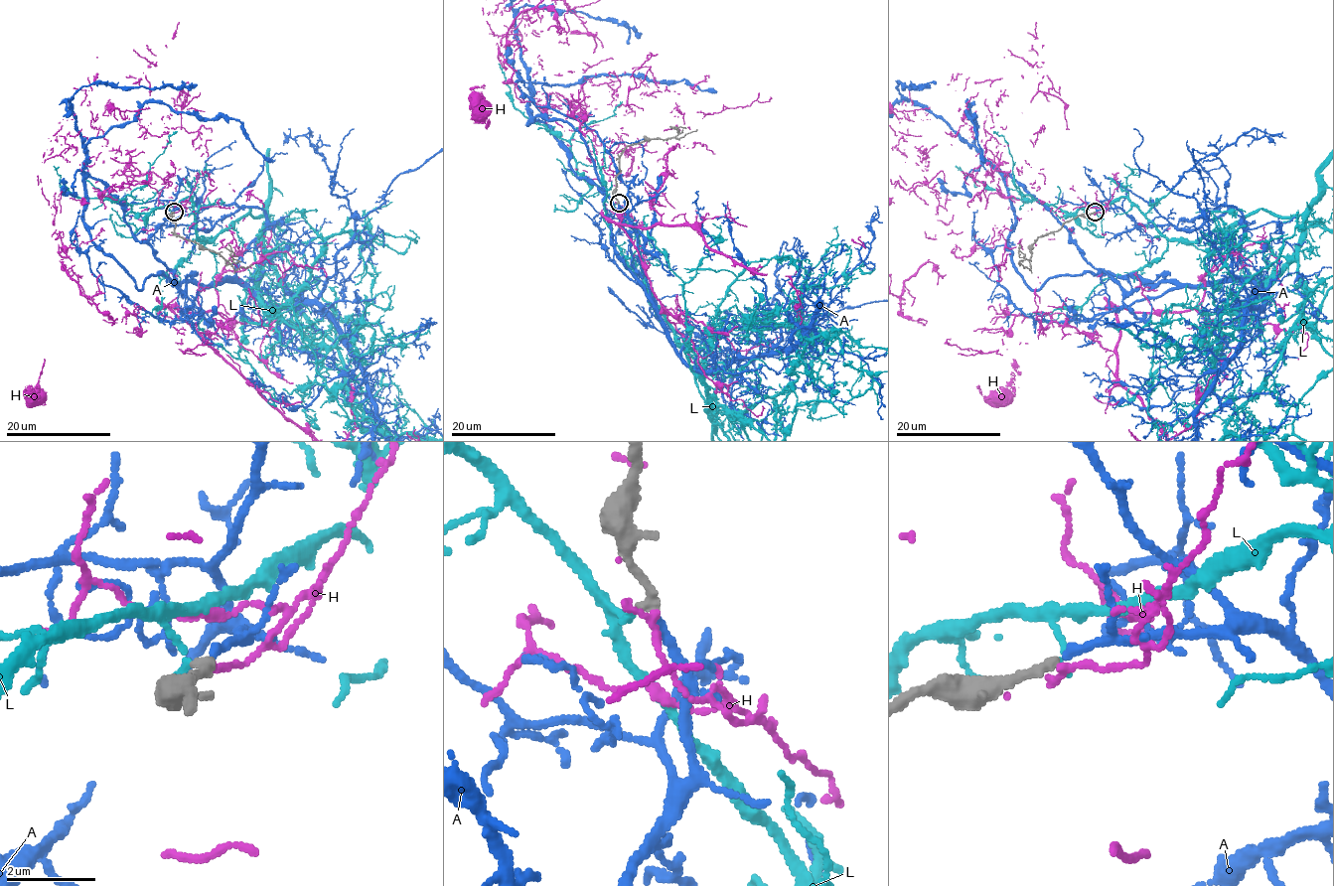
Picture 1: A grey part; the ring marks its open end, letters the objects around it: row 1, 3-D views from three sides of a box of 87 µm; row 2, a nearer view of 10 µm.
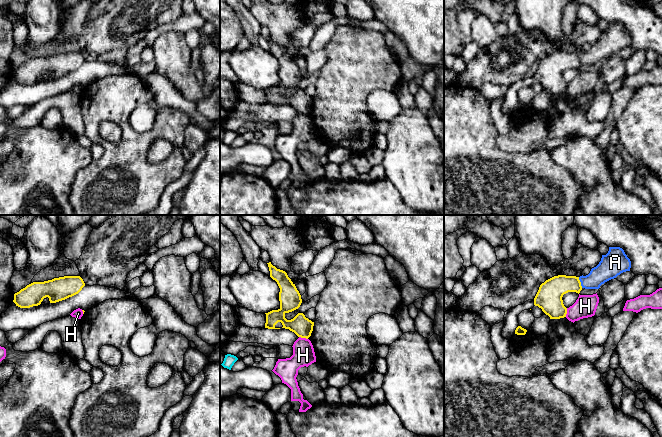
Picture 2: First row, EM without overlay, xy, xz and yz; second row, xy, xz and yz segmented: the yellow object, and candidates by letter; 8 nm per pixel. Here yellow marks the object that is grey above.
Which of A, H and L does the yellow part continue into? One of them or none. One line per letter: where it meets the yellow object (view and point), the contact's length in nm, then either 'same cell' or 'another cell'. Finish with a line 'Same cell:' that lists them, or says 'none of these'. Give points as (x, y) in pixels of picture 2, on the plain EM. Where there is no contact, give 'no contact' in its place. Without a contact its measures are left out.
A: contact yz (580, 58); length 90 nm; same cell
H: contact xz (303, 113); length 80 nm; another cell
L: no contact; another cell
Same cell: A

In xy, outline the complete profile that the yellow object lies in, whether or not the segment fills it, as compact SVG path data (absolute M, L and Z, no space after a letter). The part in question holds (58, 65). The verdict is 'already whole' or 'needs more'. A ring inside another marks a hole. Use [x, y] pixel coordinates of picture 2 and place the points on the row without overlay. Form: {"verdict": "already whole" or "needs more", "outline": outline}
{"verdict": "already whole", "outline": "M64 52L44 58L33 58L14 70L13 78L20 84L30 84L41 80L48 73L56 79L78 70L85 62L80 52Z"}

